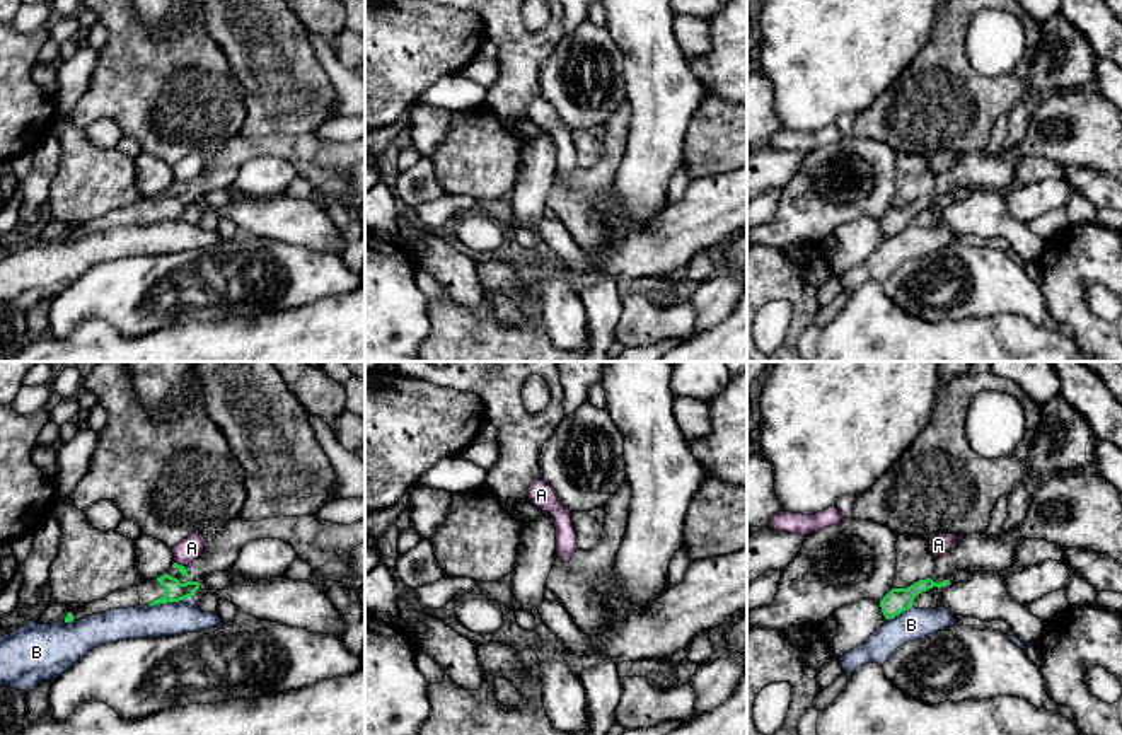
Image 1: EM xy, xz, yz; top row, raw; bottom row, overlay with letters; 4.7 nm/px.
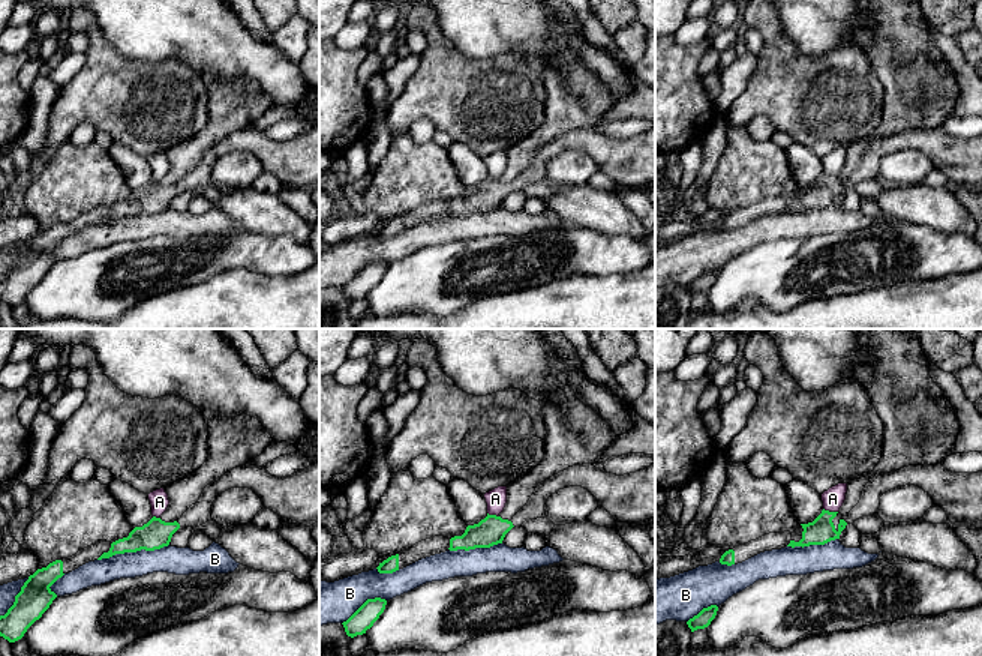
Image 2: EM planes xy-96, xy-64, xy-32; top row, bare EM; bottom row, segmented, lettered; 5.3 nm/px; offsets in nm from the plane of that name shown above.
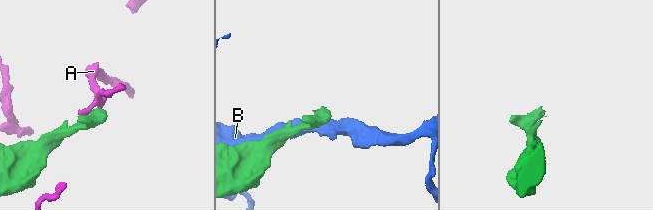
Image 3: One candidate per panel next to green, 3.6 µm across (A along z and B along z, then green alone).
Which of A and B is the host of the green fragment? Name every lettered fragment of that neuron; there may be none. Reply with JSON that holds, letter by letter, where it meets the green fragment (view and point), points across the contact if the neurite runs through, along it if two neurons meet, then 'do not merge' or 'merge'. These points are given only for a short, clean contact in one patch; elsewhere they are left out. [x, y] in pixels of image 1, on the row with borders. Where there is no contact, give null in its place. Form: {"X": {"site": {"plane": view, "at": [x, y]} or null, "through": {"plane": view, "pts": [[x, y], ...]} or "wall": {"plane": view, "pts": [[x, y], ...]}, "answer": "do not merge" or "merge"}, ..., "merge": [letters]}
{"A": {"site": {"plane": "xy", "at": [179, 565]}, "answer": "do not merge"}, "B": {"site": {"plane": "xy", "at": [169, 601]}, "answer": "do not merge"}, "merge": []}

